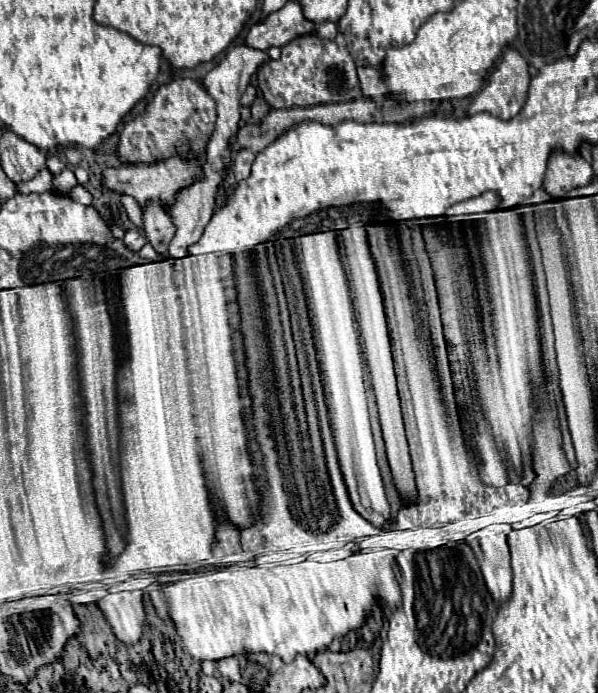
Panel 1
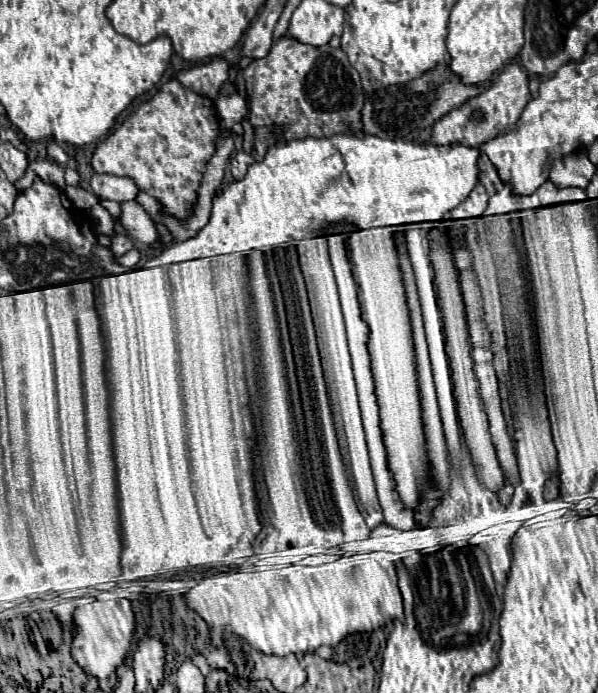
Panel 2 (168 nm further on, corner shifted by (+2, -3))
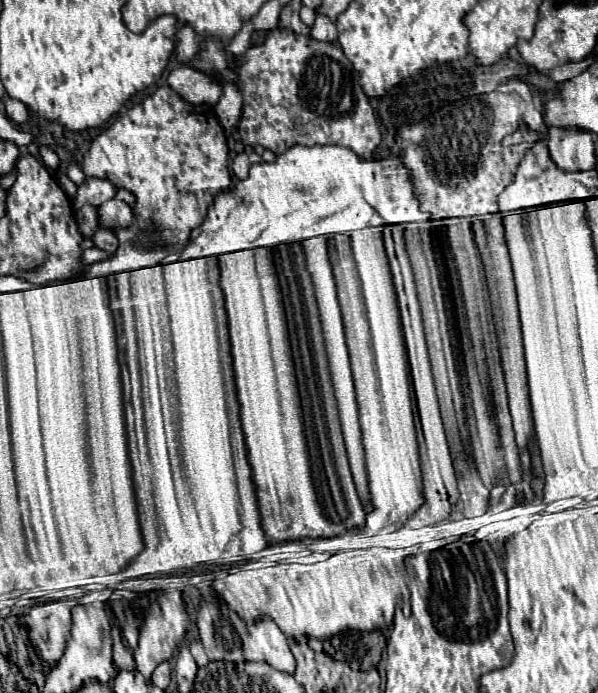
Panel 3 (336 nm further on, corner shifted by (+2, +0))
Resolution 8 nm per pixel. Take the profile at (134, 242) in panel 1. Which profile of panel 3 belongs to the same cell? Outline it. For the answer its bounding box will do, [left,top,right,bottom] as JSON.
[93,228,119,252]

